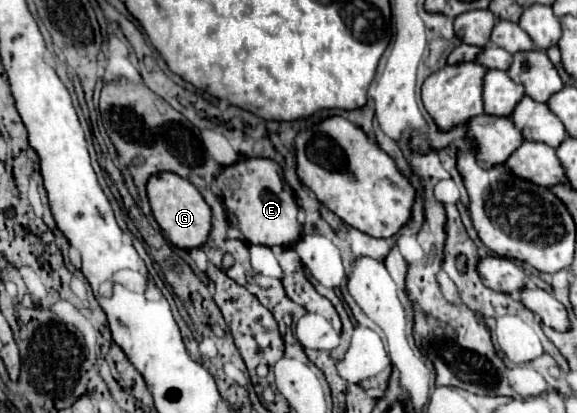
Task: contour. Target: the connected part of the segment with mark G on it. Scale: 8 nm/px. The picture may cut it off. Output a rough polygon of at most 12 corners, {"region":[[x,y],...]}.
{"region":[[169,171],[151,175],[155,221],[175,247],[201,247],[211,209]]}

